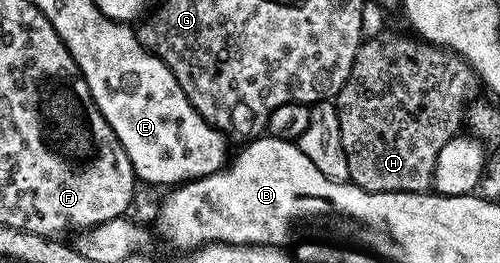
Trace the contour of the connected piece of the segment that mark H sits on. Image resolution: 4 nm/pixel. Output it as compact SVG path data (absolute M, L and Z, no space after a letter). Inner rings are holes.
M390 31L367 37L353 59L349 79L345 79L337 94L341 147L349 163L350 184L370 193L428 192L435 179L437 155L460 132L461 114L476 100L475 88L481 85L469 62L447 61L448 54L440 46L414 40ZM454 69L455 81L447 82L447 73Z

